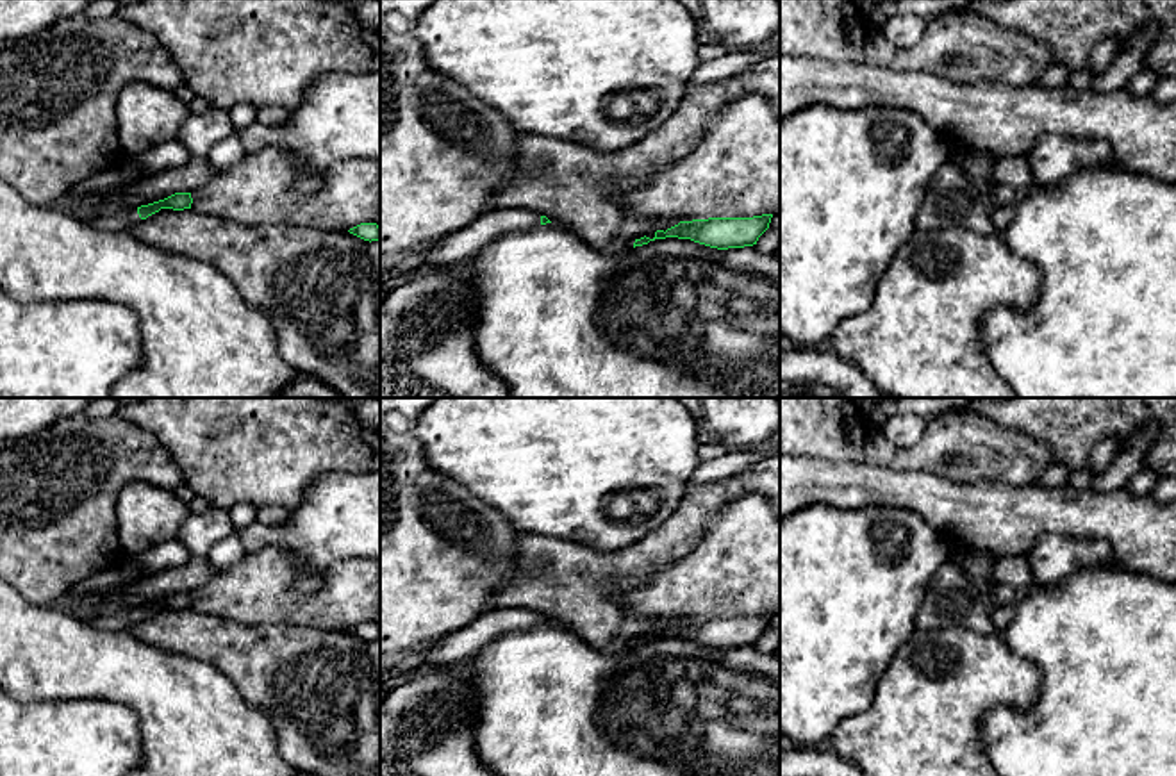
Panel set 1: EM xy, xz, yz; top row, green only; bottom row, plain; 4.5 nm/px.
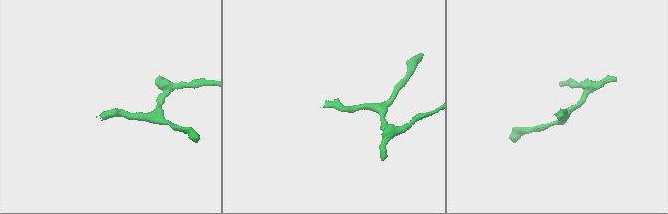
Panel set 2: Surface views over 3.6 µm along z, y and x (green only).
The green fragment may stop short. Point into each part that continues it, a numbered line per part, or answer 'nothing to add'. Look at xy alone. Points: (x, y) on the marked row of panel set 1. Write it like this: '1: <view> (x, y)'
1: xy (115, 222)

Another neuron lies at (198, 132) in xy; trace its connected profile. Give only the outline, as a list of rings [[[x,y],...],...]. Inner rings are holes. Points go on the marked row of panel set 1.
[[[209,107],[203,112],[189,114],[189,118],[178,128],[175,141],[187,148],[193,159],[207,157],[209,150],[237,132],[228,111],[219,107]]]

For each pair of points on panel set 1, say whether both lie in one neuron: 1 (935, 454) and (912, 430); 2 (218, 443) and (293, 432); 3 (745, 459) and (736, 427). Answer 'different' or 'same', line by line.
1: different
2: same
3: different

